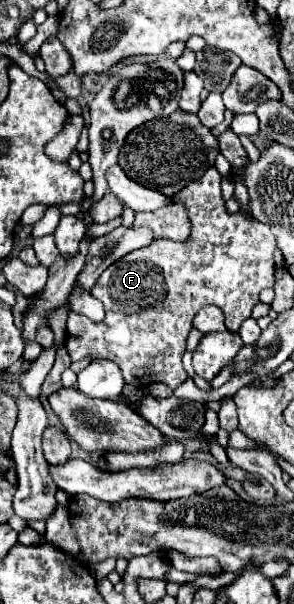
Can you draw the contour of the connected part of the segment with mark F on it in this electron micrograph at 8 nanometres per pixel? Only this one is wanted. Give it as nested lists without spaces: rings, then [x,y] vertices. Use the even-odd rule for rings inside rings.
[[[209,168],[199,180],[177,192],[177,196],[173,196],[171,200],[187,208],[187,216],[191,220],[189,242],[173,242],[169,238],[161,238],[141,250],[125,254],[121,260],[113,262],[91,288],[91,296],[105,304],[105,320],[91,322],[87,316],[75,312],[69,314],[67,320],[65,348],[71,360],[111,360],[121,368],[123,380],[135,386],[163,382],[169,388],[177,388],[179,384],[183,384],[187,380],[187,374],[183,370],[181,356],[185,352],[185,340],[197,310],[207,304],[219,306],[227,318],[227,330],[239,332],[241,322],[251,316],[251,308],[259,302],[259,292],[263,288],[275,286],[275,238],[269,226],[261,224],[245,212],[227,212],[225,200],[221,198],[221,174],[215,168]]]

